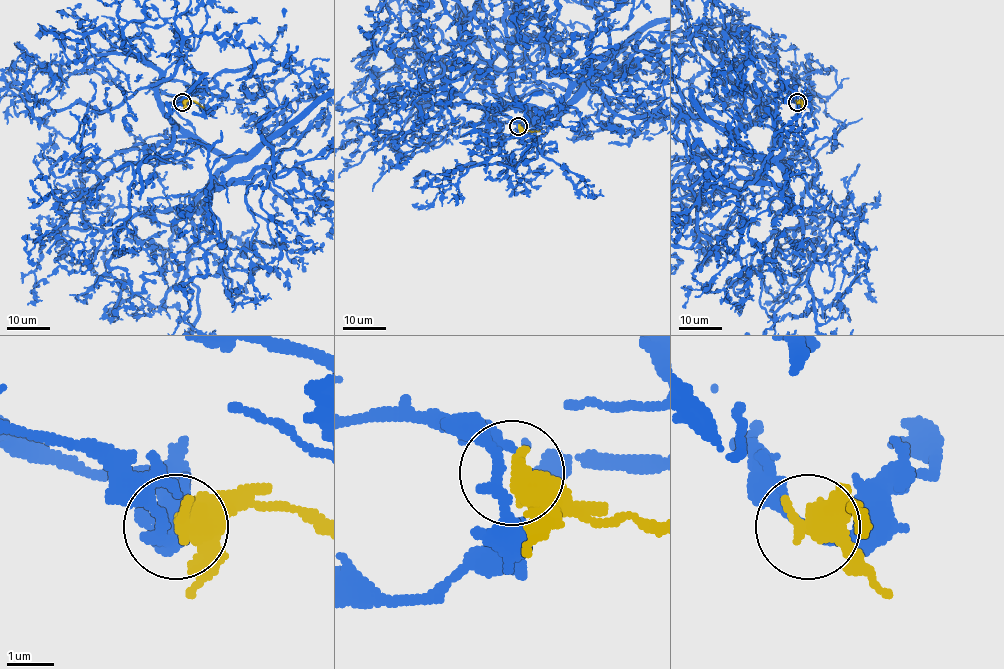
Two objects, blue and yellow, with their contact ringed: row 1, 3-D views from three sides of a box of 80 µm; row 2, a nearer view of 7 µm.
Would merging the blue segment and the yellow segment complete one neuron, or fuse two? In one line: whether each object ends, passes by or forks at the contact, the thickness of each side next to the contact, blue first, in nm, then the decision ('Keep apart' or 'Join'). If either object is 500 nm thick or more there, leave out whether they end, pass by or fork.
At the ring blue passes by. At the ring yellow passes by. Thickness 200 nm (blue) against 440 nm. Keep apart

